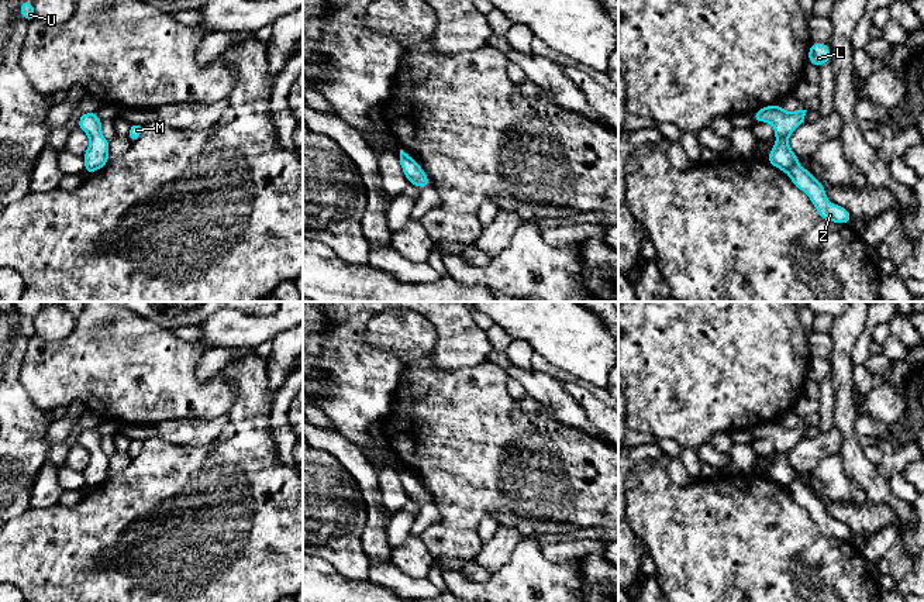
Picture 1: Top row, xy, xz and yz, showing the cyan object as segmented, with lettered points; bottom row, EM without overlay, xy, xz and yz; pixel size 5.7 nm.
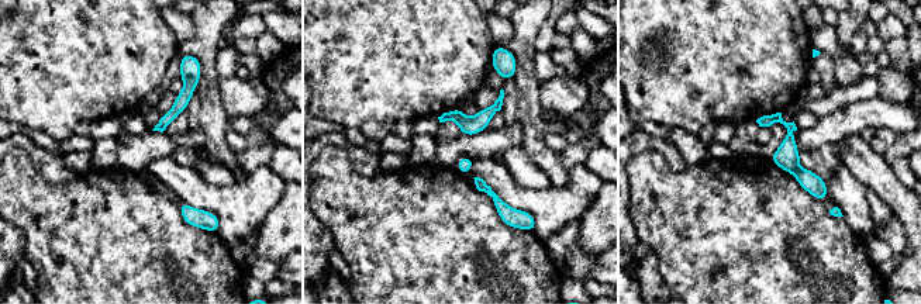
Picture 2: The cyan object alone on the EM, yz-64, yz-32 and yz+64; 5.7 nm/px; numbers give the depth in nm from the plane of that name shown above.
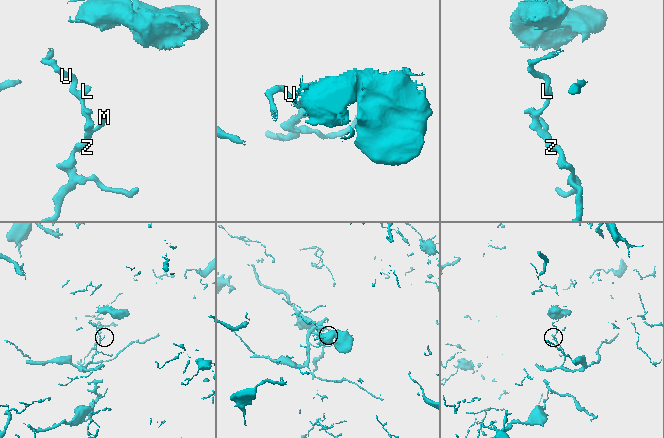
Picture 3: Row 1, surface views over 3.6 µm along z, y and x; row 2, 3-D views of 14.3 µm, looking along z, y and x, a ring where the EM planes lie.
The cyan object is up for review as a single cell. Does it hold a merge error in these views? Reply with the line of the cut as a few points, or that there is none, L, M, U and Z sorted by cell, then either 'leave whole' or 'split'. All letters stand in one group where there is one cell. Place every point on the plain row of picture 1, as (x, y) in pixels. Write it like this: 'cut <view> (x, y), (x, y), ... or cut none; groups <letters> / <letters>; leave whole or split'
cut yz (796, 478), (786, 487); groups L U / M Z; split

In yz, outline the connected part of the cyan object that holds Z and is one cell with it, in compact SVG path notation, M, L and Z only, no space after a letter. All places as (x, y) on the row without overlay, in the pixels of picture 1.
M796 479L787 486L787 491L797 505L807 509L821 534L839 540L851 540L852 532L849 526L839 520L831 520L827 516L824 500L806 484Z

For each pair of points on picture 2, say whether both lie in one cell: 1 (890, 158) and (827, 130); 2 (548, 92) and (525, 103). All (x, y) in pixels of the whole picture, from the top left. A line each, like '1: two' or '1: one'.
1: two
2: two

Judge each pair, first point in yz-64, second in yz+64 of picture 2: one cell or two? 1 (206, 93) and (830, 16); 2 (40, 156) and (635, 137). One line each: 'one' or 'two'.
1: two
2: one

